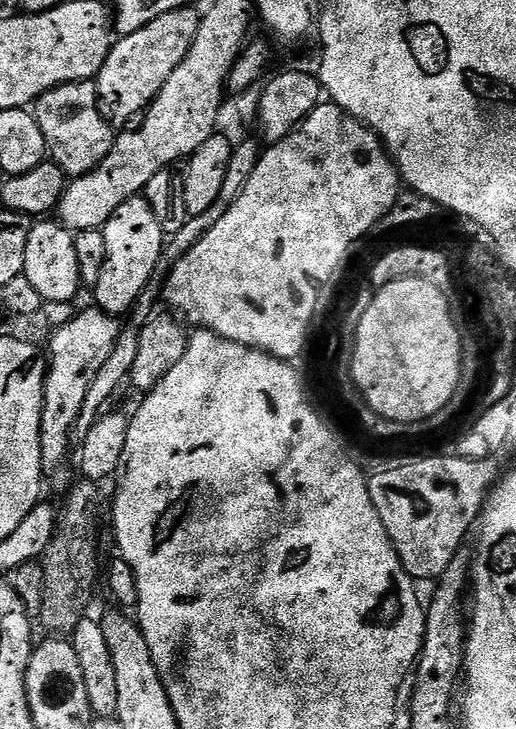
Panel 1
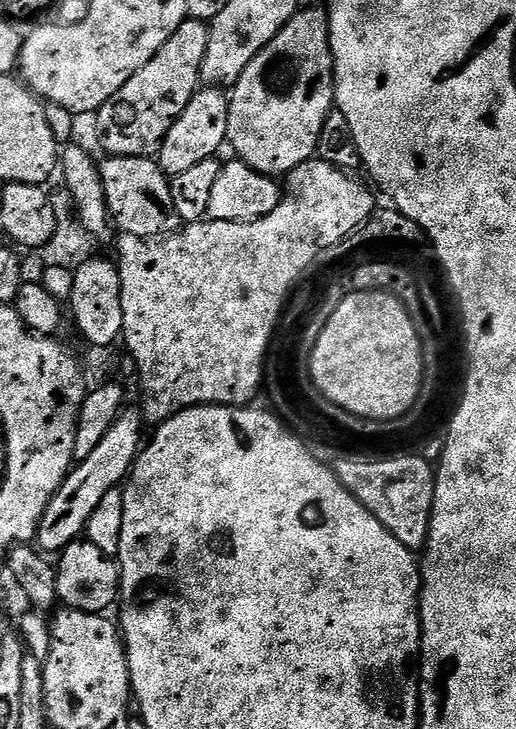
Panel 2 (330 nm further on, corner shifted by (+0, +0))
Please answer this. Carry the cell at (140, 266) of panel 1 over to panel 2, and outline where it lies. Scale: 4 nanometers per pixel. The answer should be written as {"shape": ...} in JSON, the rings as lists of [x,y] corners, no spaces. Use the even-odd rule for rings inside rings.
{"shape":[[[204,86],[192,95],[186,110],[182,110],[182,114],[176,119],[174,126],[170,126],[159,150],[158,163],[165,176],[171,178],[182,174],[182,170],[191,170],[198,162],[206,162],[206,158],[216,156],[220,147],[225,147],[228,138],[229,99],[229,93],[220,86]]]}

